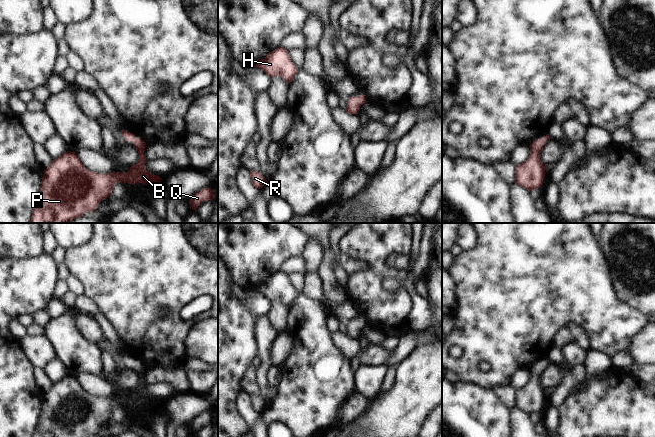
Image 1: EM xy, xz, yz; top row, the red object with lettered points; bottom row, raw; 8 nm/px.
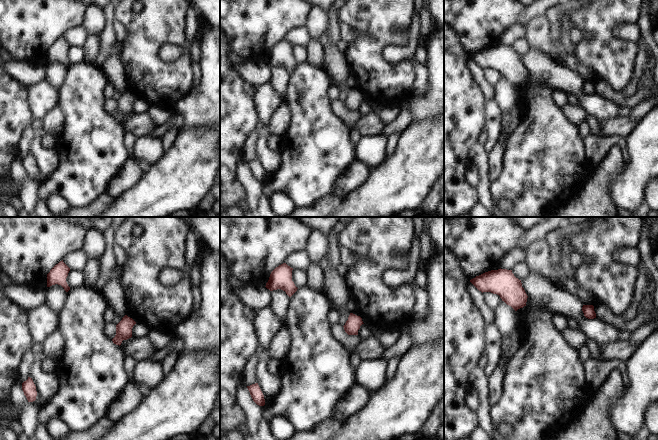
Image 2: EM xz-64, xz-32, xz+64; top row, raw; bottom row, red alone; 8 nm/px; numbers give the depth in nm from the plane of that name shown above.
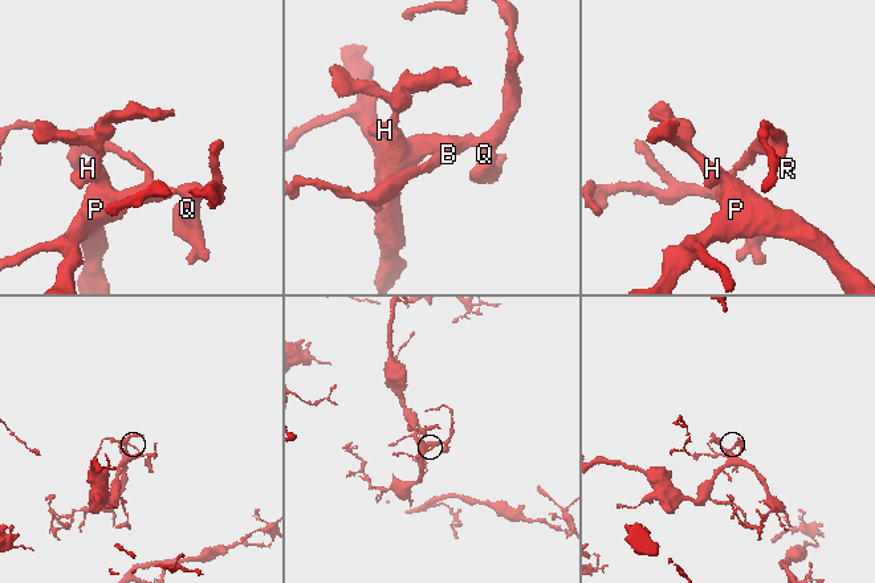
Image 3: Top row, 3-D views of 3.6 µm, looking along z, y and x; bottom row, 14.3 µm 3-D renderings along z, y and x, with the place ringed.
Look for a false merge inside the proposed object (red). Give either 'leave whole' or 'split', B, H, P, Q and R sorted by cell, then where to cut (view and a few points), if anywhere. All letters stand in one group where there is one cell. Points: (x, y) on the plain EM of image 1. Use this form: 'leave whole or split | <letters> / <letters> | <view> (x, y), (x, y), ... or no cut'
leave whole | B H P Q R | no cut

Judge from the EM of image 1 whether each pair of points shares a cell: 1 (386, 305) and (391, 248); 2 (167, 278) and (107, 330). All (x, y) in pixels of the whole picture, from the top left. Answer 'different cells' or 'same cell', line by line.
1: same cell
2: different cells

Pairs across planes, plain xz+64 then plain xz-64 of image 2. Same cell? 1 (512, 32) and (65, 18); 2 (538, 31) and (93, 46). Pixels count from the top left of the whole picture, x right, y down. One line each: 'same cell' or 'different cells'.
1: different cells
2: different cells

